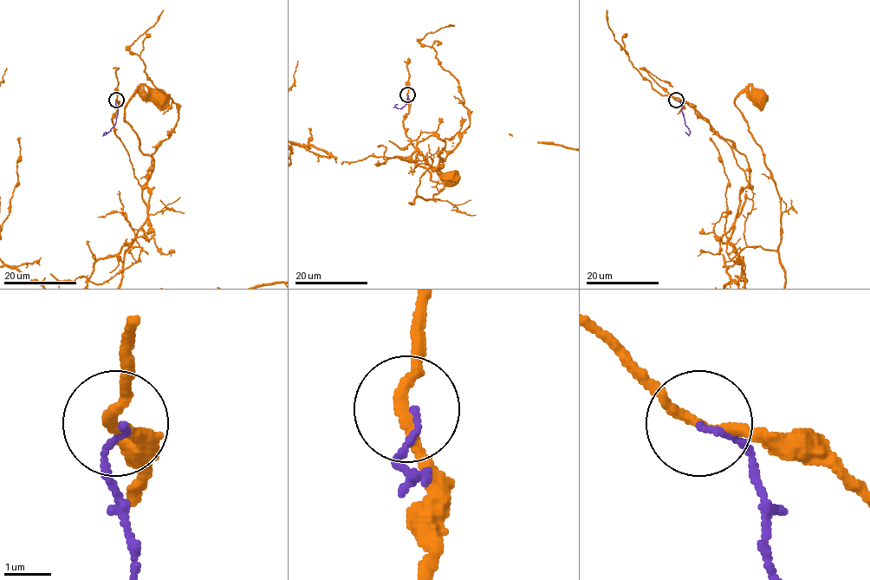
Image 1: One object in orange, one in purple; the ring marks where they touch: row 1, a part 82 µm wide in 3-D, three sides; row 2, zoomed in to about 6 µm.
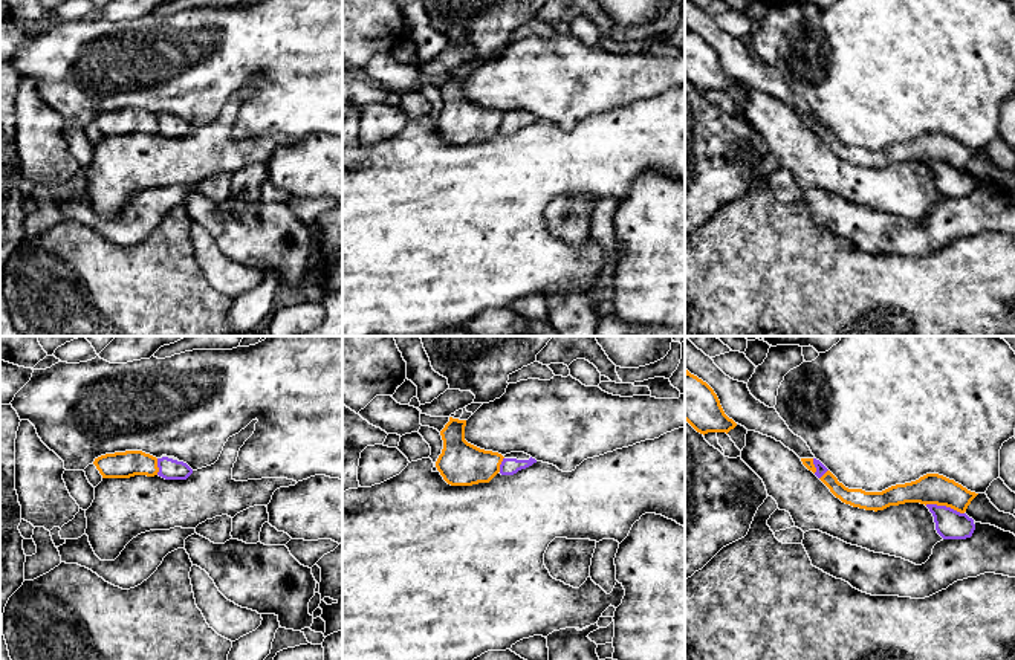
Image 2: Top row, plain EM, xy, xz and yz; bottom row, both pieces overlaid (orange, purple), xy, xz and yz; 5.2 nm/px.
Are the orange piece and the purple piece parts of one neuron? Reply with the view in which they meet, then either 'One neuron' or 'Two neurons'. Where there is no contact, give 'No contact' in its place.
Touches orange in yz. Two neurons

